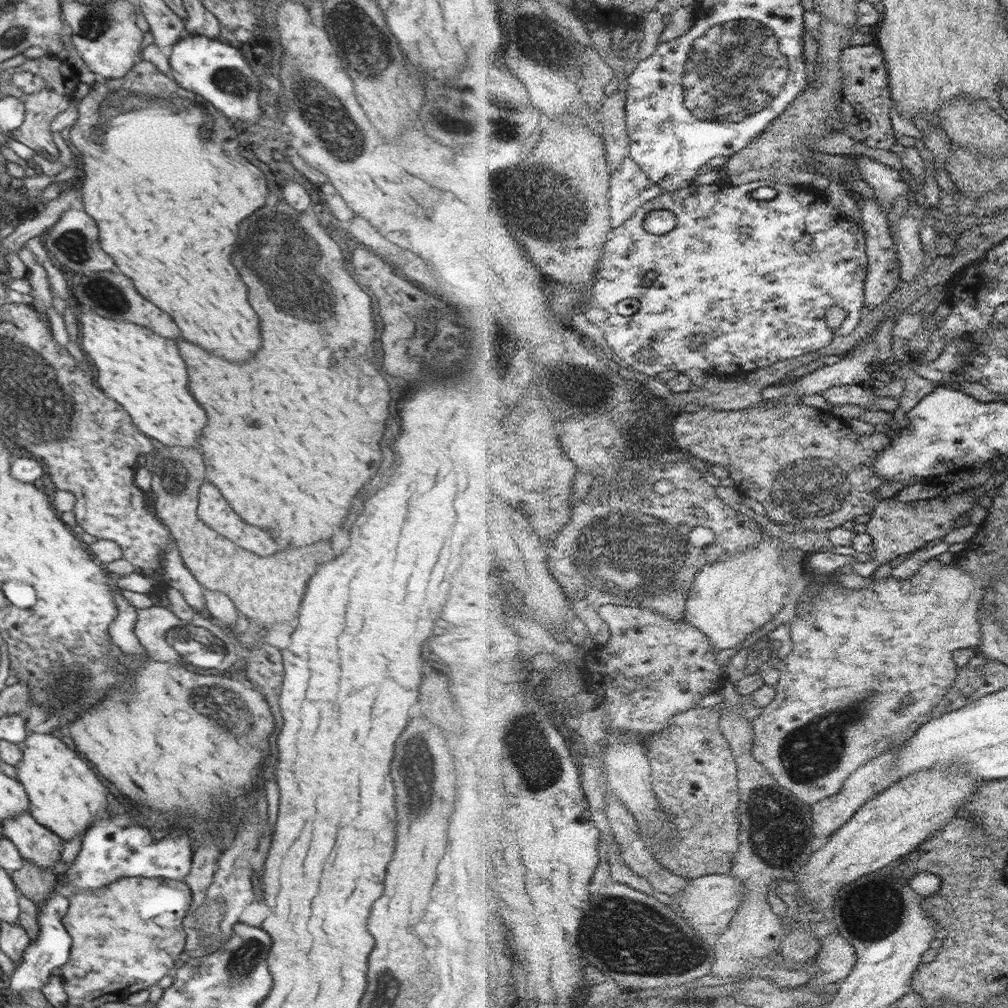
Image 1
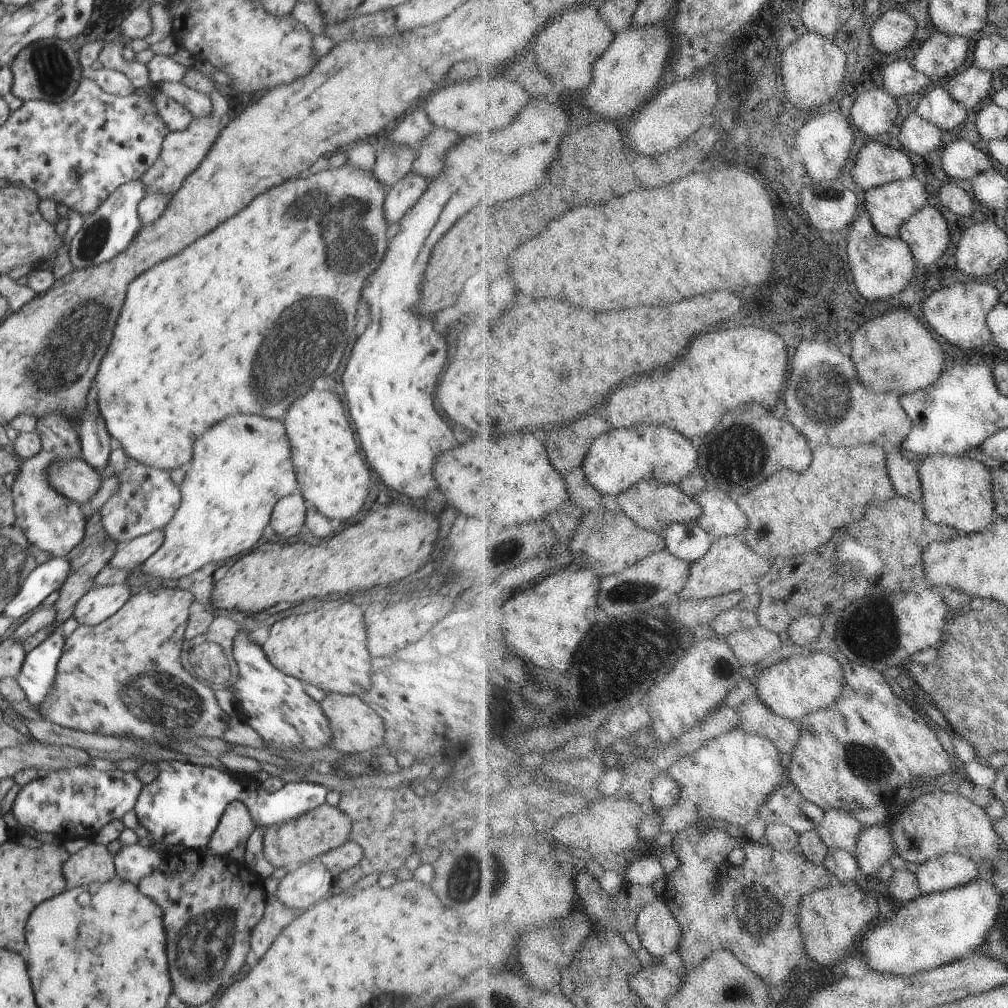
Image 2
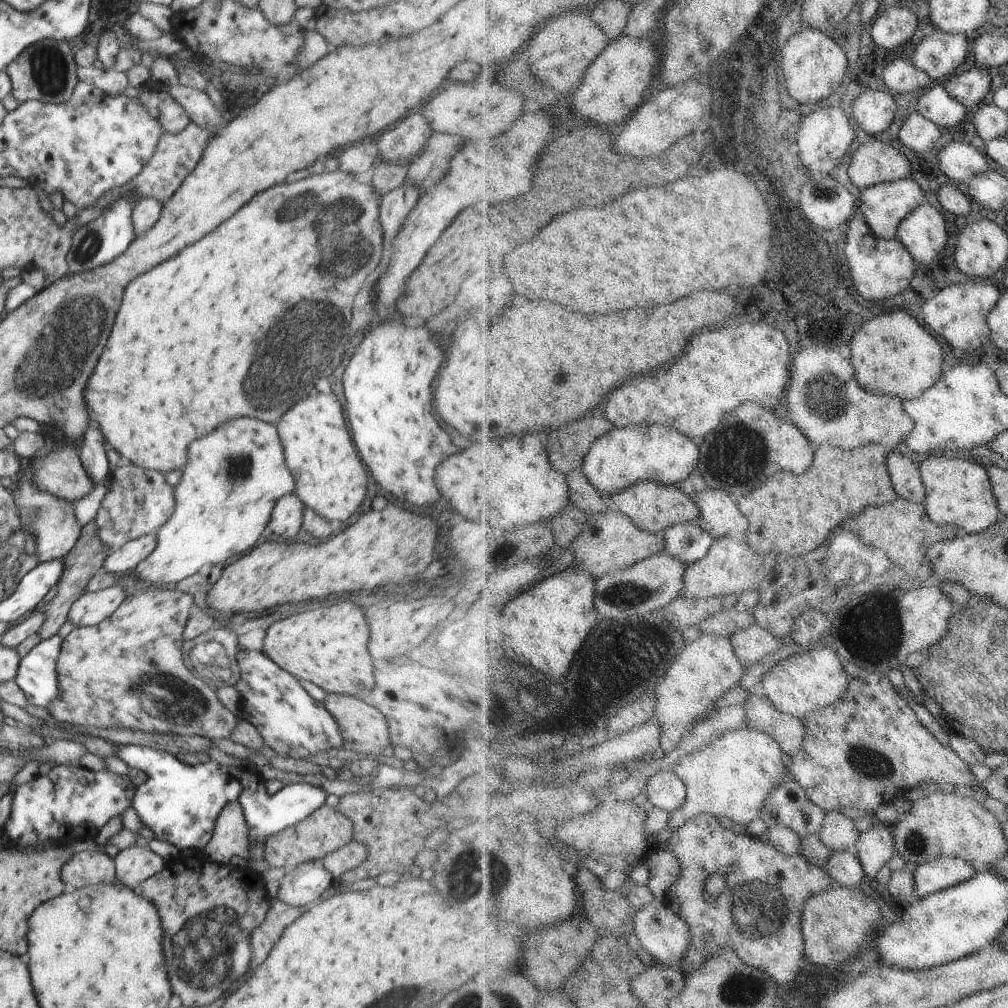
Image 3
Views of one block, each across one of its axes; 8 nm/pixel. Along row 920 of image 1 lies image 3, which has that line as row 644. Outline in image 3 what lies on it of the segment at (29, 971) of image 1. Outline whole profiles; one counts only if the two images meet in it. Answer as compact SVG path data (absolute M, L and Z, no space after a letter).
M58 635L44 639L20 660L15 682L36 706L48 708L62 696L57 668L62 644Z

